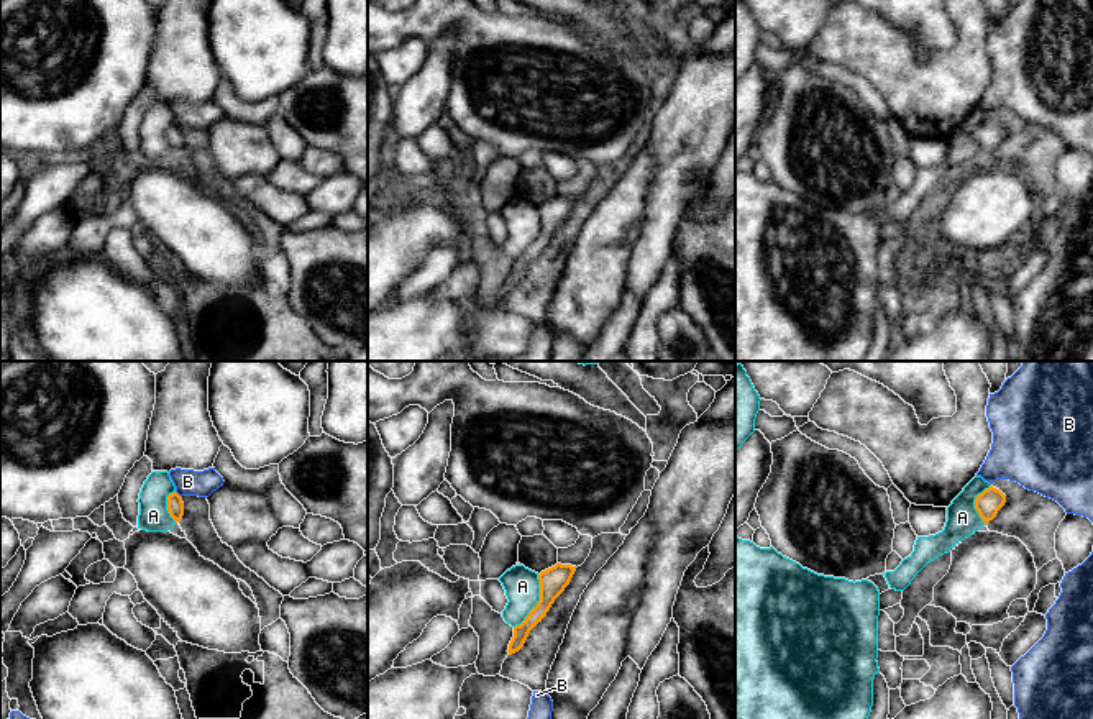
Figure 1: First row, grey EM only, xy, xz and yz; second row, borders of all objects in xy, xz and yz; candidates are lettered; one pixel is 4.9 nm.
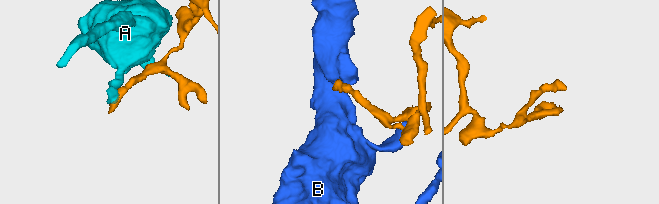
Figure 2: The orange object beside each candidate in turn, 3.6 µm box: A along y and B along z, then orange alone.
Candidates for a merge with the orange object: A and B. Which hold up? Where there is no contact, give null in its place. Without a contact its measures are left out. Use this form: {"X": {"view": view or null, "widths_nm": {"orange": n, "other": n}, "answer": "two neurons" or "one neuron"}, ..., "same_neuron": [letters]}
{"A": {"view": "xz", "widths_nm": {"orange": 130, "other": 180}, "answer": "two neurons"}, "B": {"view": "xy", "widths_nm": {"orange": 80, "other": 130}, "answer": "two neurons"}, "same_neuron": []}

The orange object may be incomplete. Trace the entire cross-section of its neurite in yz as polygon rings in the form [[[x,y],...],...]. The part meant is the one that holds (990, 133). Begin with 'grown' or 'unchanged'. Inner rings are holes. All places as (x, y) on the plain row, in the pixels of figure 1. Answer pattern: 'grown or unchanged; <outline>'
unchanged; [[[990,118],[975,131],[975,141],[978,143],[980,149],[983,151],[985,158],[993,153],[998,146],[998,143],[1004,138],[1006,128]]]

